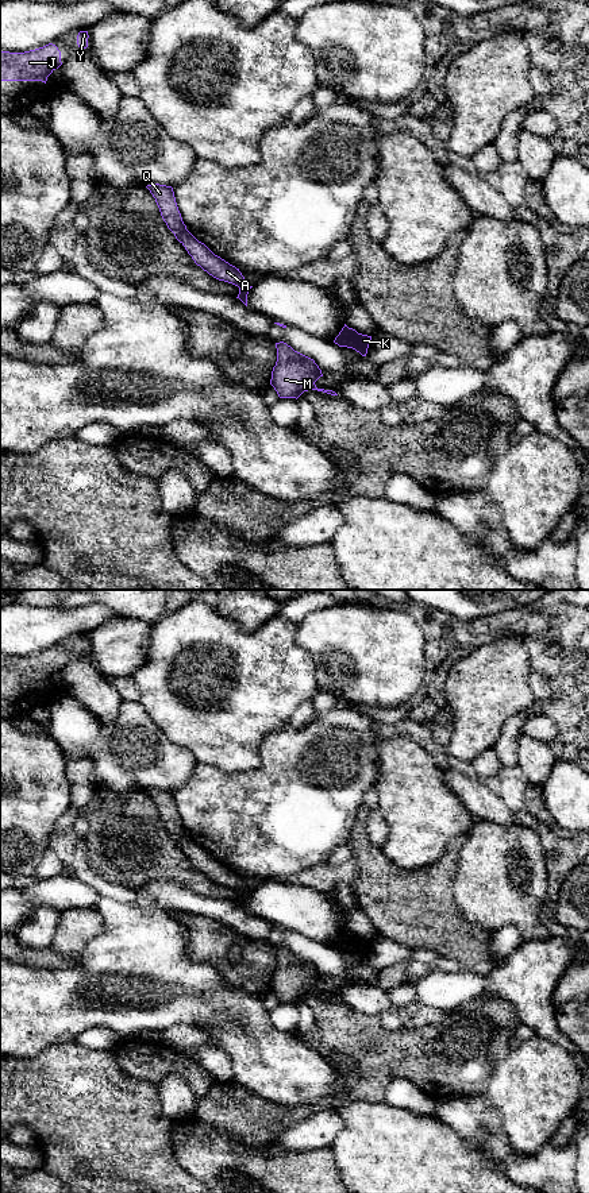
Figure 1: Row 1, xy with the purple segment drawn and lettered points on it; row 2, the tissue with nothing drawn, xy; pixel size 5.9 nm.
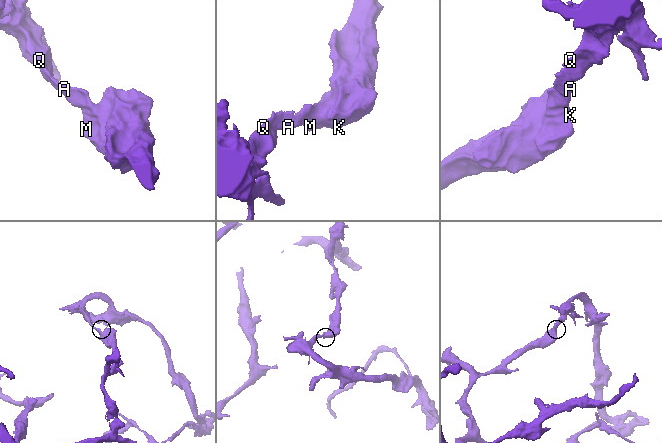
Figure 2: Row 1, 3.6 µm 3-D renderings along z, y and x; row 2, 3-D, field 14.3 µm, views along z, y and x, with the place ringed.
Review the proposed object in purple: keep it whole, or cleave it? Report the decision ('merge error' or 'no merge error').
merge error

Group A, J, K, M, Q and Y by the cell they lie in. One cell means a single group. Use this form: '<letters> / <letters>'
A K M / J Q Y

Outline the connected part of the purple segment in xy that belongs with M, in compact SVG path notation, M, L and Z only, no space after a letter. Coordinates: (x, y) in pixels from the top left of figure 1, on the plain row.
M284 946L276 947L277 966L272 976L270 989L280 1003L299 1003L304 996L317 995L338 1000L332 995L317 993L315 987L323 981L313 964L294 955Z

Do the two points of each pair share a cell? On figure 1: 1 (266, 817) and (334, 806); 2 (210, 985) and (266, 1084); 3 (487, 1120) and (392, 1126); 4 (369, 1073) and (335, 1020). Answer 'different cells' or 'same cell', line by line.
1: same cell
2: same cell
3: different cells
4: same cell

